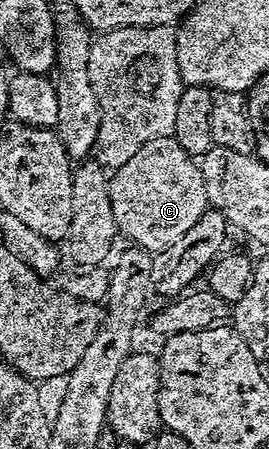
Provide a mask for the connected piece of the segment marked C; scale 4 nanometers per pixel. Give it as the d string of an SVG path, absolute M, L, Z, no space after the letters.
M175 136L146 143L127 163L115 169L108 181L108 198L117 234L153 255L182 239L209 208L200 166L181 148Z

